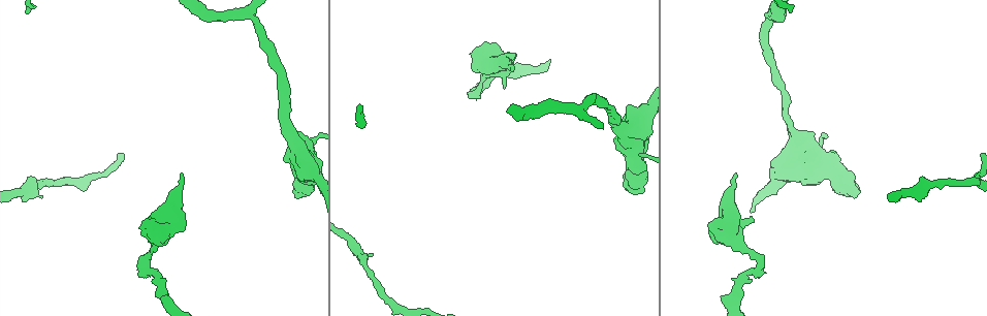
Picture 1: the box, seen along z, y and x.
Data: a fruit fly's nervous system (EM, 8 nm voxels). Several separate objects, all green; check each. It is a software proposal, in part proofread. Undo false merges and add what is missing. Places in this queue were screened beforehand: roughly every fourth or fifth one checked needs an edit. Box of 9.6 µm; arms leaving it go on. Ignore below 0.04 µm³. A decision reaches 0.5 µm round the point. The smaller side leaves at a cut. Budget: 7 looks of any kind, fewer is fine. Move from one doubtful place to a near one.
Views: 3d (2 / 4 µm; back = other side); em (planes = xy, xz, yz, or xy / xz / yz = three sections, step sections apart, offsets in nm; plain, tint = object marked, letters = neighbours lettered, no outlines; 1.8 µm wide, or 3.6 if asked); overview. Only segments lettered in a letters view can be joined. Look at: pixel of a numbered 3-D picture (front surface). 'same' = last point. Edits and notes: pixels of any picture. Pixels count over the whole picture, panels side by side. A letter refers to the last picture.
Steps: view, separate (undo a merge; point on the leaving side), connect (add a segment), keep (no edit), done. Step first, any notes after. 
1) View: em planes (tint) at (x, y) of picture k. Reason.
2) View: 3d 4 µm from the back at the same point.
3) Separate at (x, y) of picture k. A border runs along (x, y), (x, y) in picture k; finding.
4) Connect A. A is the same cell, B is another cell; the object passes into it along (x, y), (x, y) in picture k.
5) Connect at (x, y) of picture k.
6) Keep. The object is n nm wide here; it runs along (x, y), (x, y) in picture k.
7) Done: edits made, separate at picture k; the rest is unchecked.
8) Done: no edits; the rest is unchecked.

View: 3d 4 µm at (626, 187) of picture 1. Branch stops here.

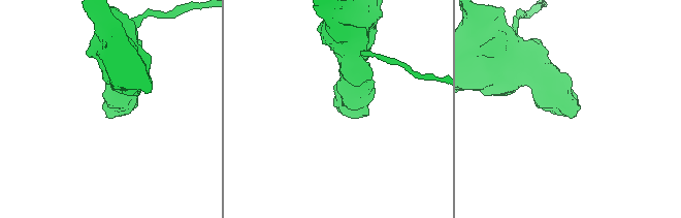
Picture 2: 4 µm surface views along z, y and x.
View: em 3.6 µm planes (tint) at (569, 117) of picture 2.

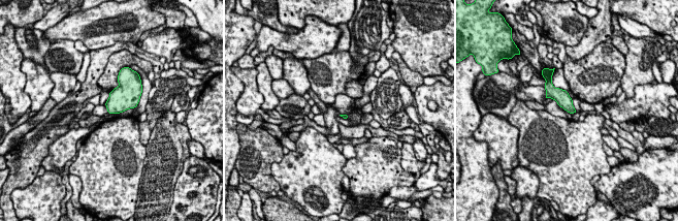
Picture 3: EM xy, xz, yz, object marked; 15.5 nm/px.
View: em 3.6 µm planes (letters) at the same point.

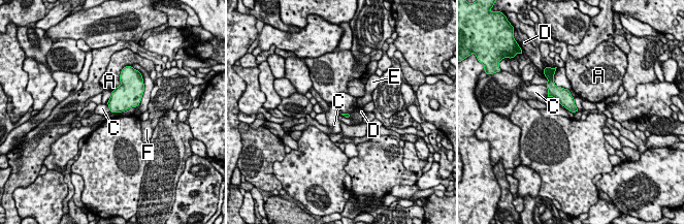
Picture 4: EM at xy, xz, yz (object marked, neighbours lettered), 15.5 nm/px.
Keep. A, C, D, E and F are other cells; a border runs along (547, 88), (546, 97) in picture 4; no lettered segment goes on from it.

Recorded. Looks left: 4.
View: em yz step 16 (letters) at (735, 172) of picture 1. An open end.

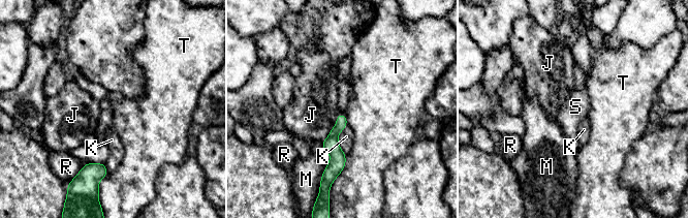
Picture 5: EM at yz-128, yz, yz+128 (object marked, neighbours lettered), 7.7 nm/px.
View: em planes (letters) at the same point. Cut it another way.

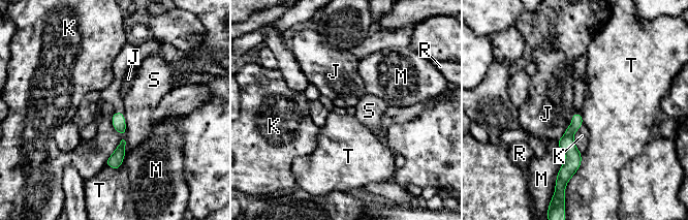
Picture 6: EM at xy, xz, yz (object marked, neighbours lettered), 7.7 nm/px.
Keep. J, K, M, R, S and T are other cells; it runs along (576, 115), (566, 170) in picture 6; none of them fits.

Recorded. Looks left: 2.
View: em xz step 8 (plain) at (761, 261) of picture 1. Sharp bend.

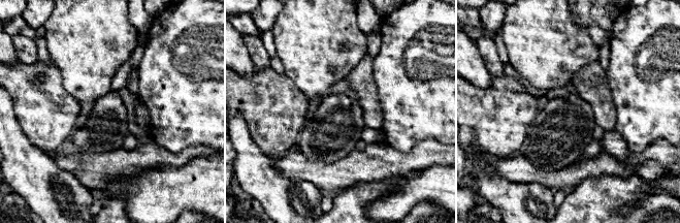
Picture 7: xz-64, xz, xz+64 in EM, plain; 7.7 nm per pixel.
View: em xz step 8 (letters) at the same point. What lies round it.

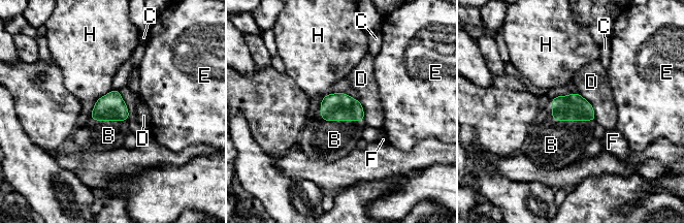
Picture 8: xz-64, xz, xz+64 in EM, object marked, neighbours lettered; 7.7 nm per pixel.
Connect B. B is the same cell, C, D, E, F and H are other cells; the neuron continues.

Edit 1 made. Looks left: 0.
Done: edits made, connect at picture 8; the rest is unchecked.

